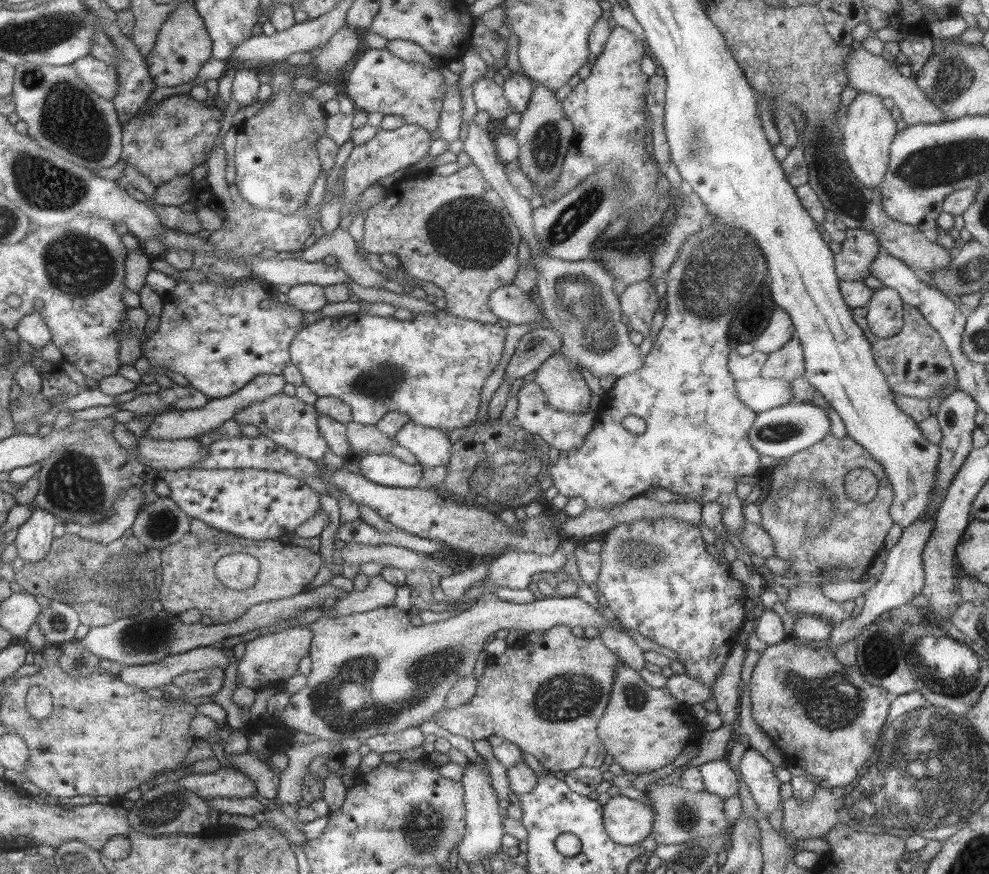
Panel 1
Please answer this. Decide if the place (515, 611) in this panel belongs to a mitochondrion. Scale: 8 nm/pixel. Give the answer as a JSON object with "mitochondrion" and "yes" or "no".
{"mitochondrion":"no"}

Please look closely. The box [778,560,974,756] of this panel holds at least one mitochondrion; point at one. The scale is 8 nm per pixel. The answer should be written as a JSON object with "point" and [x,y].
{"point":[834,701]}

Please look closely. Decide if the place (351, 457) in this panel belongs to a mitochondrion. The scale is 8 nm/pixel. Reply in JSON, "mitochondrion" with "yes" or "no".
{"mitochondrion":"no"}

